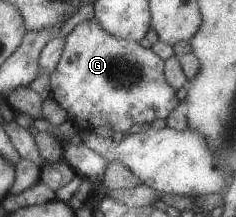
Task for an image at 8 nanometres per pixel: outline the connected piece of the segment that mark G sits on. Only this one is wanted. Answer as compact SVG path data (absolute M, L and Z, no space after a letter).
M88 19L78 23L64 37L63 51L54 72L50 73L50 97L64 109L67 119L80 133L93 131L96 127L108 126L112 132L127 133L133 125L151 123L156 119L164 119L177 108L180 101L176 99L176 91L168 85L163 75L163 60L151 49L142 48L138 42L125 41L112 37L99 27L98 21Z

